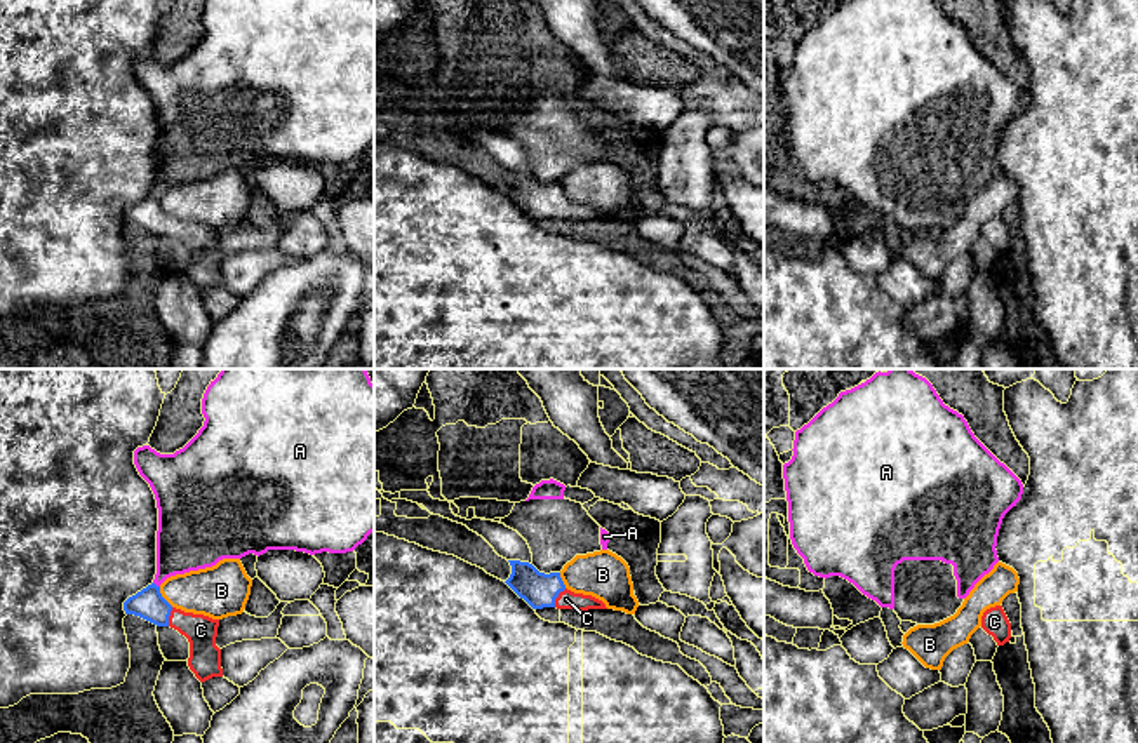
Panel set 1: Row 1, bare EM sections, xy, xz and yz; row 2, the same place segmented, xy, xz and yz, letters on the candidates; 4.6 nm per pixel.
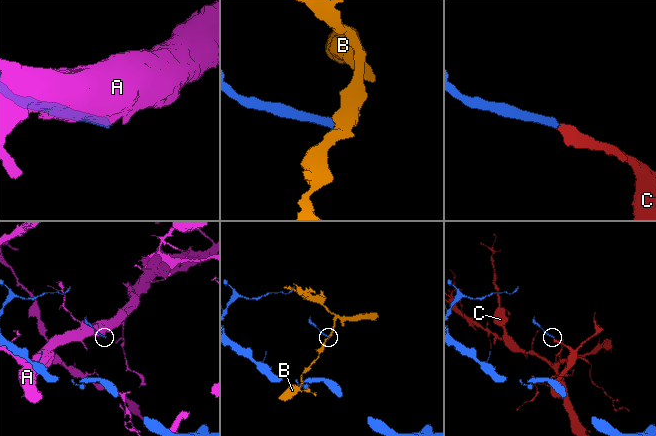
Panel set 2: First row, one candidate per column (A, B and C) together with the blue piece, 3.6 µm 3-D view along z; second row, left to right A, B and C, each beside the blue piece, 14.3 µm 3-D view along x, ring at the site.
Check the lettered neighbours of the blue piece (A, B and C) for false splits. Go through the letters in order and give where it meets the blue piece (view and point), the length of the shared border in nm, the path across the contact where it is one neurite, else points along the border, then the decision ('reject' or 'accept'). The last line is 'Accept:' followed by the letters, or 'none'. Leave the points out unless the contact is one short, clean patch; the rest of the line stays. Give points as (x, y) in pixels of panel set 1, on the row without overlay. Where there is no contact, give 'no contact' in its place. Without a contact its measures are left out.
A: xy (155, 195) | 40 nm | reject
B: xy (162, 207) | 120 nm | along xy (159, 197), (159, 202), (173, 216) | reject
C: xz (557, 206) | 110 nm | accept
Accept: C

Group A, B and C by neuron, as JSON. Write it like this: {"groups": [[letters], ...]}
{"groups": [["A"], ["B"], ["C"]]}

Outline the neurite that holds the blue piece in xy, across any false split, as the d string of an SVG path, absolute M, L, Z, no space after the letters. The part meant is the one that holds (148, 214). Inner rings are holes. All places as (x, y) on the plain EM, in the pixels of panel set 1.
M155 193L129 207L124 221L184 245L190 252L188 277L200 292L223 287L221 259L216 256L219 230L172 218Z

